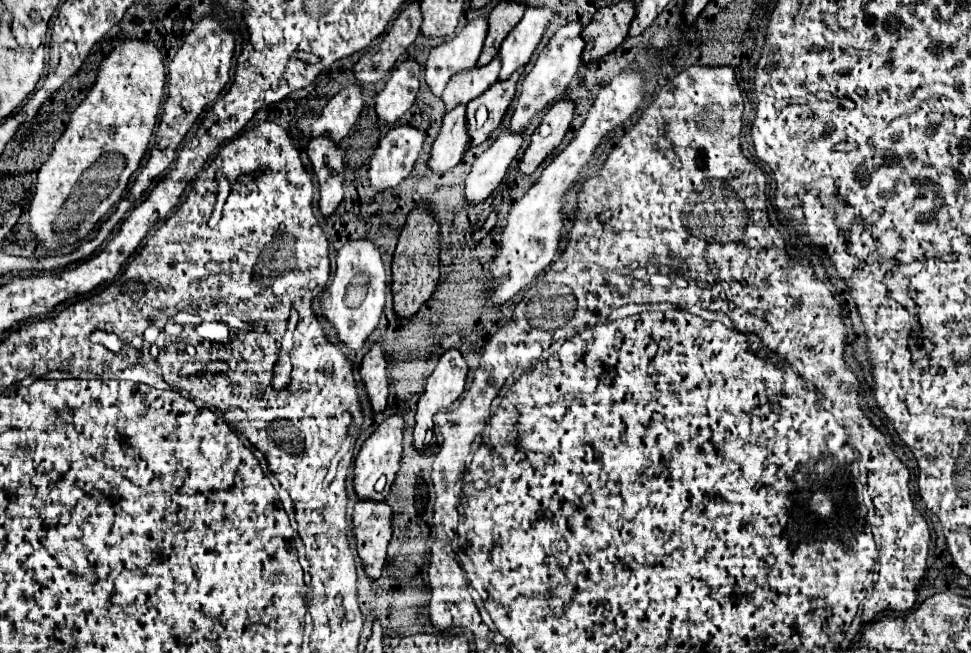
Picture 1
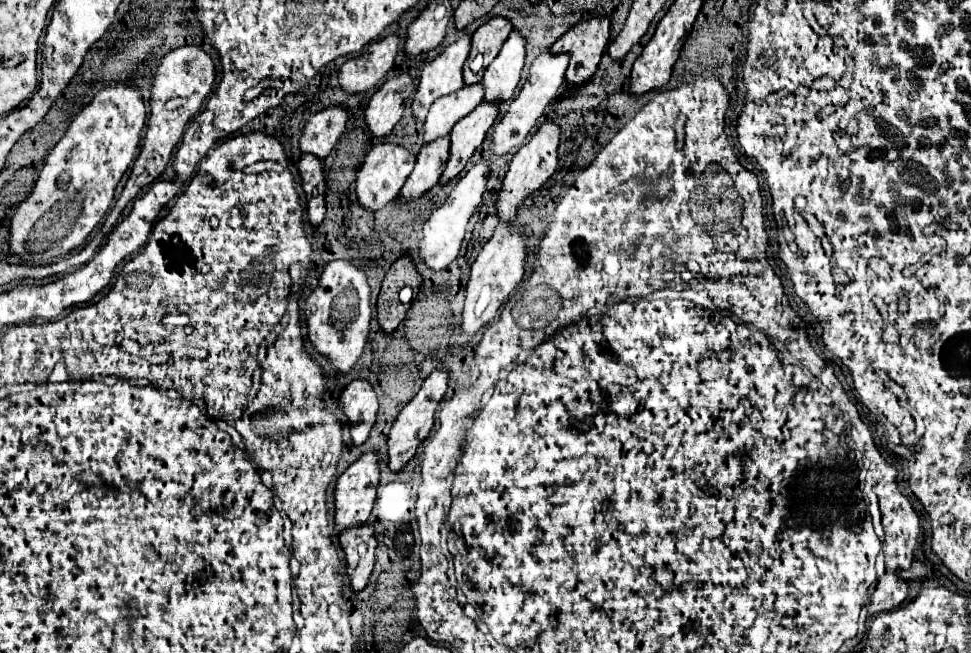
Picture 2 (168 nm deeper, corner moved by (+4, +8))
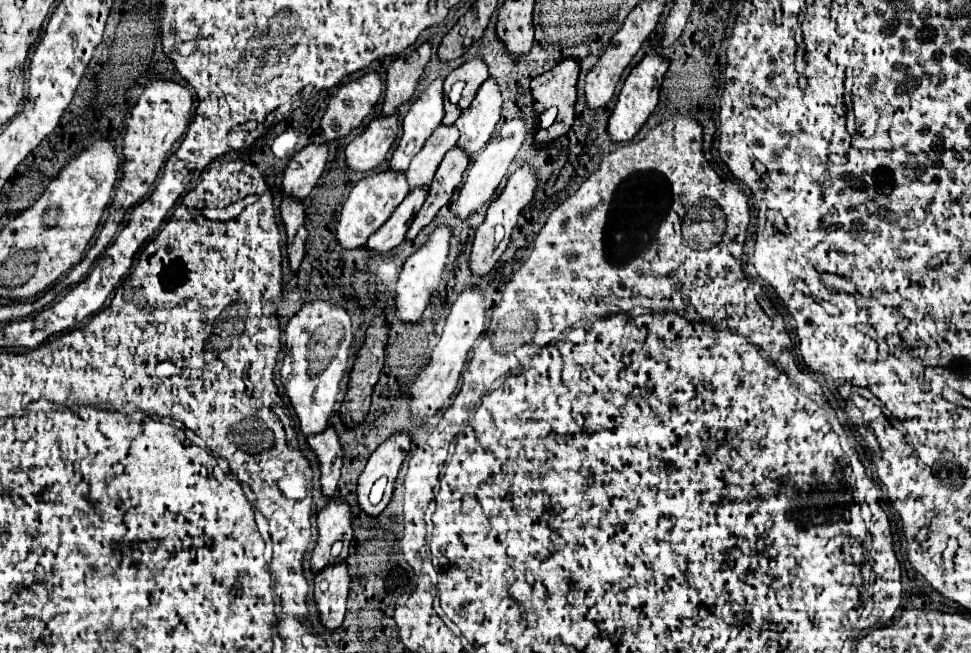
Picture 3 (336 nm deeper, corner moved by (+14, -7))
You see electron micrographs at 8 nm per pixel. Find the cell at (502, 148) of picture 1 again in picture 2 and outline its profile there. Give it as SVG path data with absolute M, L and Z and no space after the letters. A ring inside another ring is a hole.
M482 158L480 162L476 162L476 166L472 166L468 170L468 174L450 192L448 200L440 208L432 210L430 218L424 222L418 256L424 260L424 264L432 272L444 270L460 254L460 244L462 244L462 238L464 238L464 230L466 230L468 218L472 216L476 206L482 202L482 194L486 190L486 176L488 176L488 172L490 172L490 162L488 160Z

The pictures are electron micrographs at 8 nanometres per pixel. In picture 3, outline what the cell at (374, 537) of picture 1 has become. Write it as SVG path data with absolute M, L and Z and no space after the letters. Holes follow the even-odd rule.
M346 561L326 565L314 577L314 599L318 603L318 611L324 627L338 629L342 625L350 581L352 579L350 579Z

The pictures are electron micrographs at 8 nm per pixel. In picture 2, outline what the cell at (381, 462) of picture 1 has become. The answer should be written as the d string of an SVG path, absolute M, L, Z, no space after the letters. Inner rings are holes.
M366 452L356 464L352 464L336 482L334 488L334 534L338 536L344 528L354 528L366 524L378 486L380 470L378 456L374 452Z

